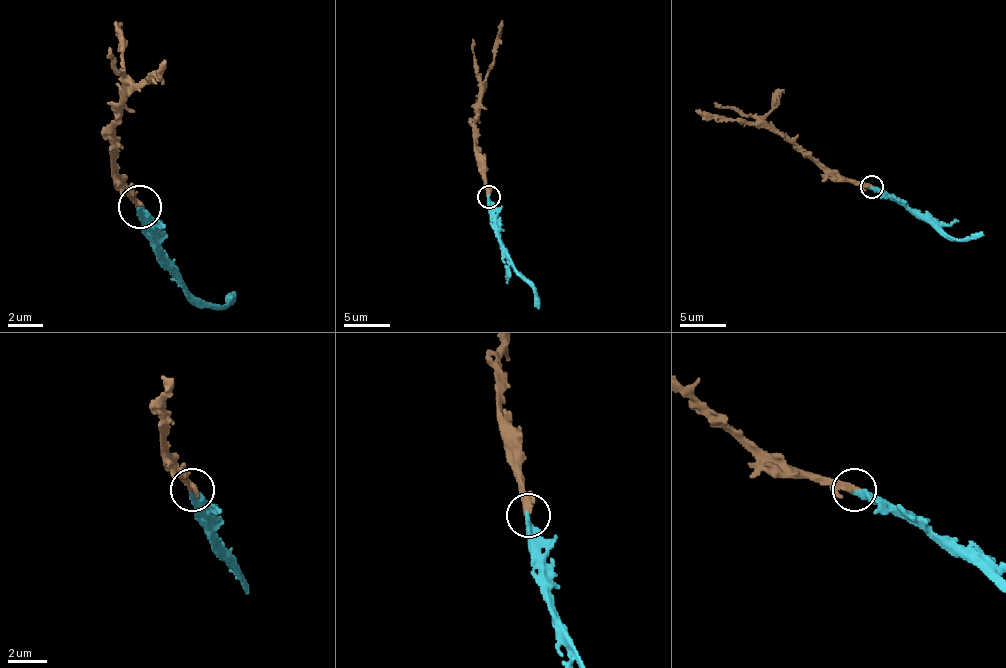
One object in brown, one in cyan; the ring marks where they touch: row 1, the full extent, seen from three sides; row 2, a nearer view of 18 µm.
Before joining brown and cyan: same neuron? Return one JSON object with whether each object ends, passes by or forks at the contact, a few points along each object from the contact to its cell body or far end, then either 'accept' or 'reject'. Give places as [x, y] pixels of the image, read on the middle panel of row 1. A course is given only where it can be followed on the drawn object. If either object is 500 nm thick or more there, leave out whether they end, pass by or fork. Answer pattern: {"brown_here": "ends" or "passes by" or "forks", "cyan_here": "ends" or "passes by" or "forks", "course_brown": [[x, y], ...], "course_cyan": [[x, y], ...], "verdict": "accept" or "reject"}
{"brown_here": "ends", "cyan_here": "ends", "course_brown": [[488, 197], [486, 160], [477, 151], [477, 105], [483, 91], [488, 66], [493, 61], [493, 47], [502, 20]], "course_cyan": [[488, 197], [502, 254], [534, 284], [534, 302], [538, 309]], "verdict": "accept"}

